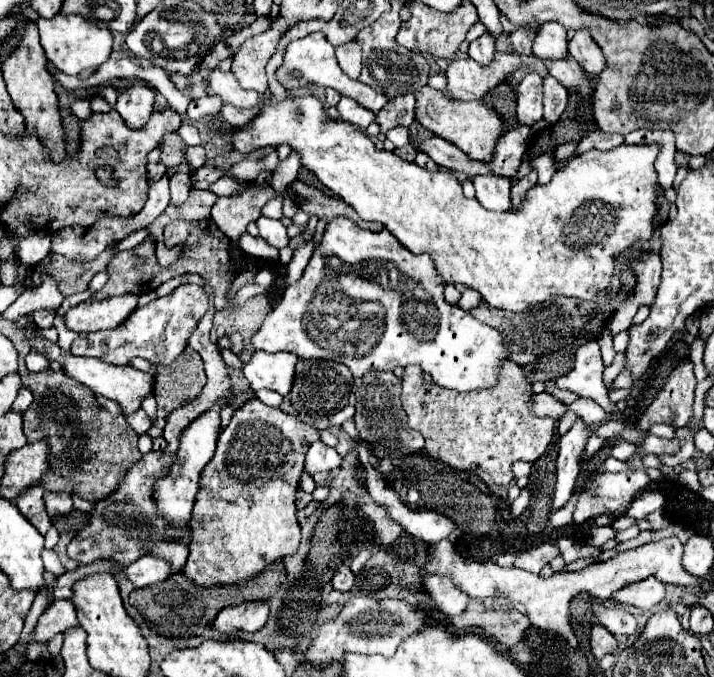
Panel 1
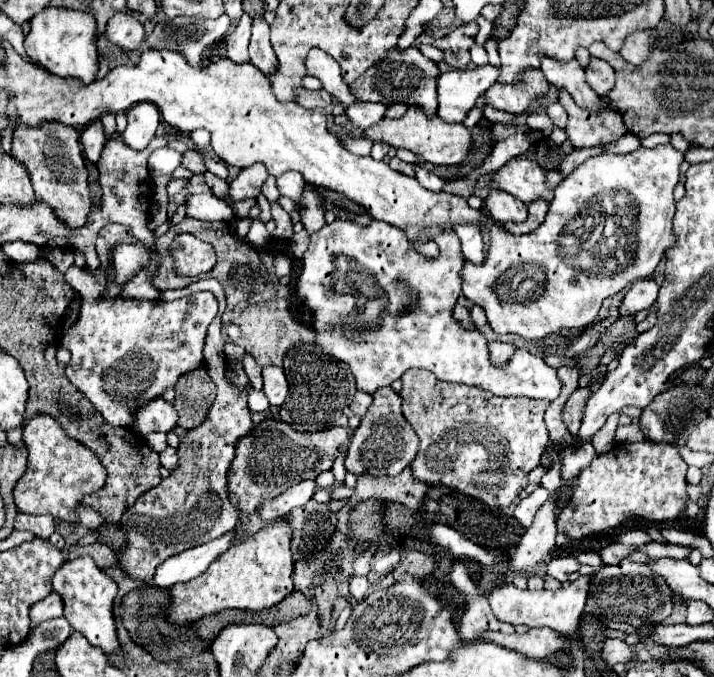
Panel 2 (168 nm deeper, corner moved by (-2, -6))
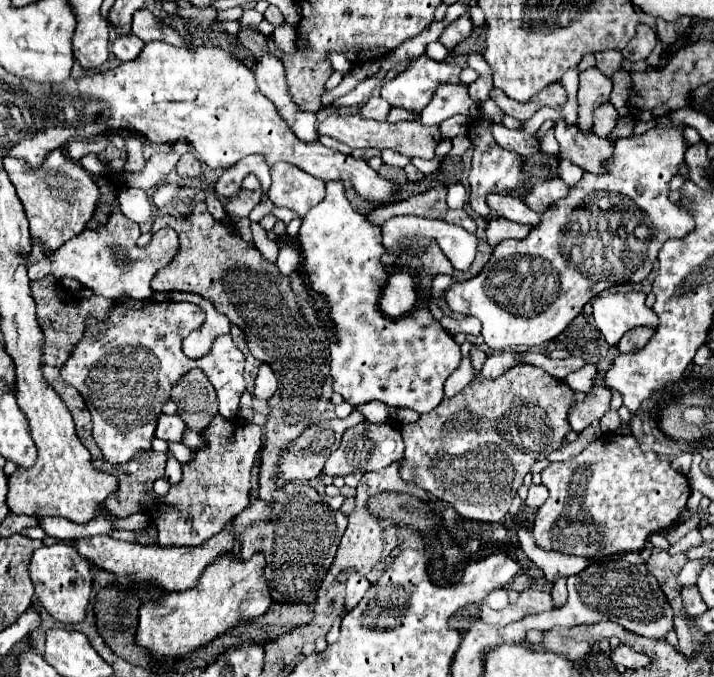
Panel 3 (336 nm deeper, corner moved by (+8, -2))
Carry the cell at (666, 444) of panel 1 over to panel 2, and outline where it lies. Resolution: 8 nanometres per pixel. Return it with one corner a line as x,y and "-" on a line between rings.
617,444
579,472
573,482
571,500
557,518
557,532
563,532
571,540
583,540
623,526
631,518
647,524
675,520
685,510
689,498
685,472
685,460
669,444

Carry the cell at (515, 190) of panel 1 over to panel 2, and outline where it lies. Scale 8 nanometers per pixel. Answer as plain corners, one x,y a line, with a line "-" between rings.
537,200
537,202
531,202
529,204
529,218
521,224
505,224
503,228
507,228
507,232
519,236
519,234
529,234
531,230
535,230
543,220
545,220
545,214
547,214
547,202
543,200

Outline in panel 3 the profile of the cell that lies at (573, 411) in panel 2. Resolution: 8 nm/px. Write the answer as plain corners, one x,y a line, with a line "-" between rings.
593,386
589,392
585,392
585,398
577,402
569,412
571,430
579,434
593,420
599,420
609,410
609,400
611,392
605,390
605,386

